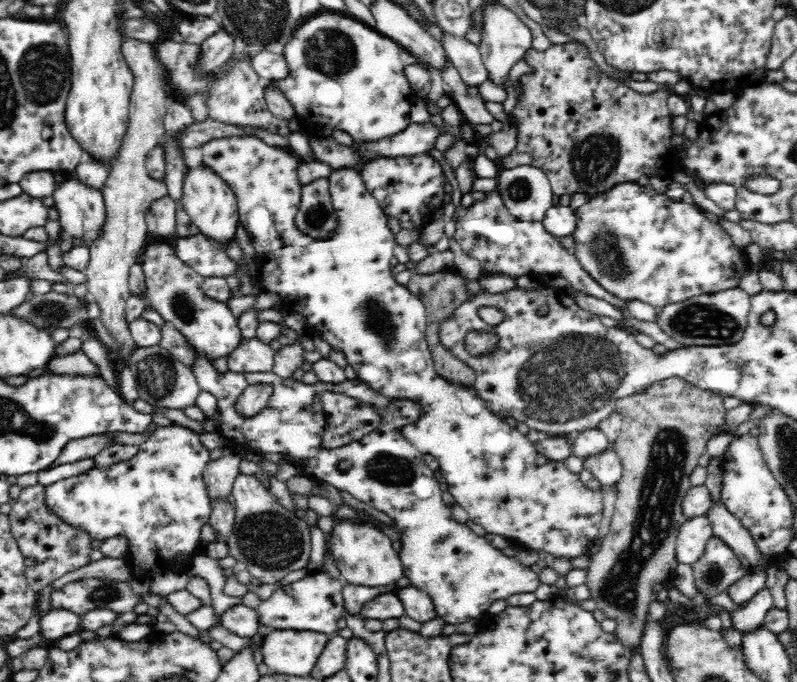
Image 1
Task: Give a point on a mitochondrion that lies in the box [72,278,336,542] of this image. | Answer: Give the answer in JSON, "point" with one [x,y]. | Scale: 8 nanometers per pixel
{"point":[157,376]}

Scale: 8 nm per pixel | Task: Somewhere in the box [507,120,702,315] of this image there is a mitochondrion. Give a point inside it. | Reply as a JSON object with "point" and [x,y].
{"point":[596,159]}

